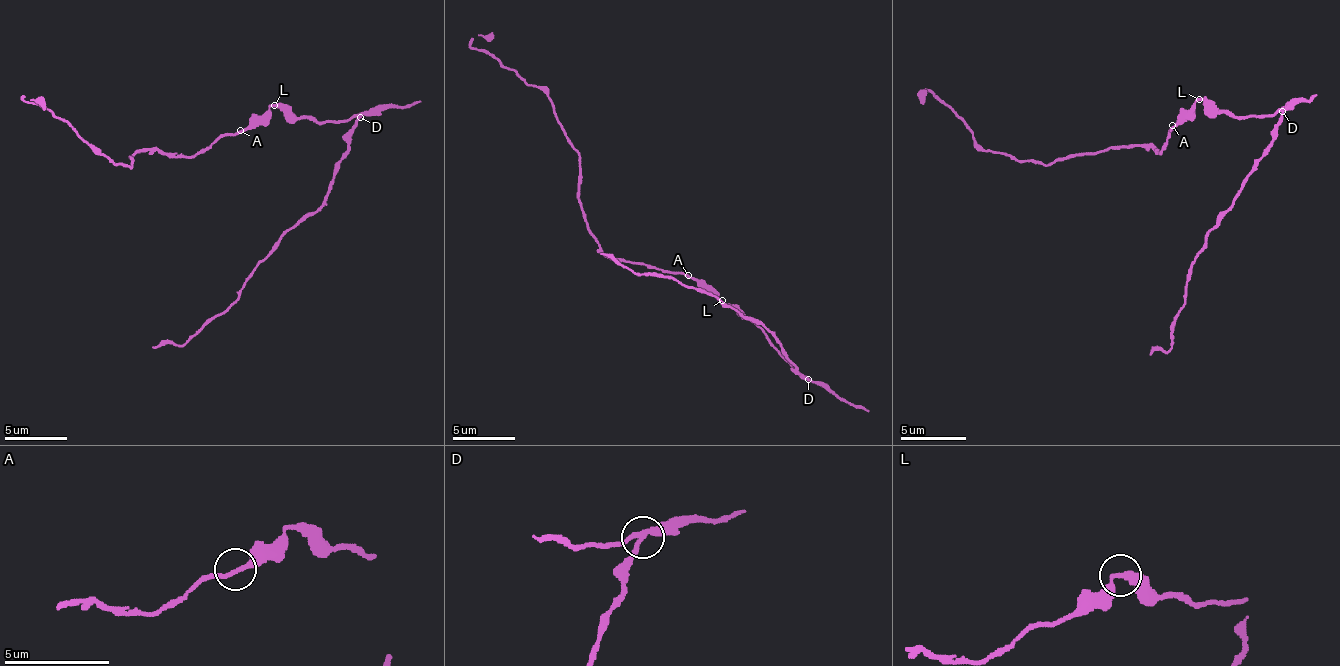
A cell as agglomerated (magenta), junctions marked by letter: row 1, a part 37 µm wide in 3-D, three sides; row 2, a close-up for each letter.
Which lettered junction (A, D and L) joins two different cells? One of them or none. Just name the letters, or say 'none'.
D

